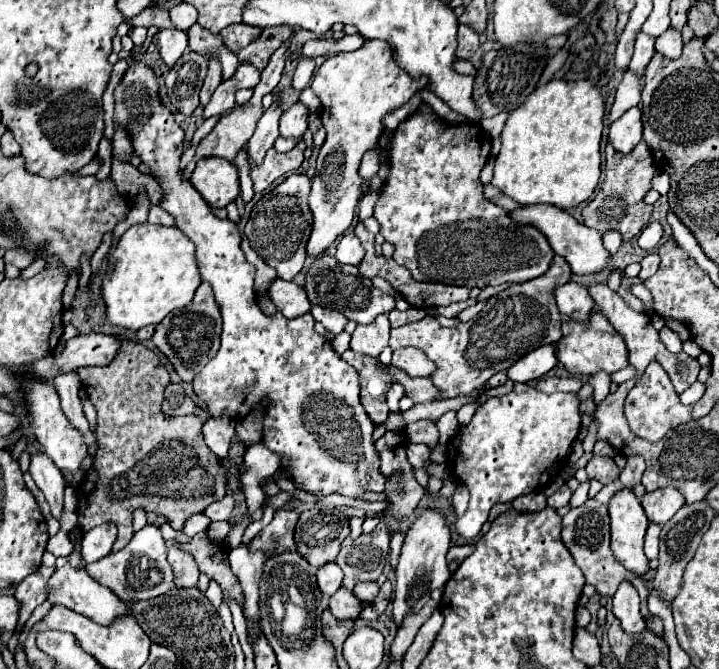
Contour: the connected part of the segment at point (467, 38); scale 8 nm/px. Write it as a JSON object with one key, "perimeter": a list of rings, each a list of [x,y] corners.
{"perimeter":[[[460,24],[458,27],[458,58],[470,58],[478,50],[478,34],[468,26]]]}

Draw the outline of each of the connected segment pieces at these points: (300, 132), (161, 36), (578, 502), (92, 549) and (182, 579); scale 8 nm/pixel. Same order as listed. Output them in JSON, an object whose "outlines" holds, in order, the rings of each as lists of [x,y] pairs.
{"outlines":[[[[300,102],[292,104],[280,118],[280,136],[282,138],[302,138],[308,130],[308,108]]],[[[176,28],[170,30],[160,30],[158,32],[158,48],[160,48],[160,56],[166,62],[168,68],[172,68],[178,58],[184,54],[188,46],[188,36],[186,32],[180,32]]],[[[588,482],[582,484],[582,486],[578,486],[578,490],[572,494],[570,506],[572,506],[572,508],[578,508],[578,506],[582,506],[586,500],[588,500]]],[[[102,524],[82,534],[82,554],[86,562],[96,562],[108,556],[112,544],[116,540],[116,526]]],[[[170,542],[168,546],[168,562],[174,570],[174,584],[178,588],[192,588],[198,584],[198,566],[190,552],[180,548],[178,542]]]]}

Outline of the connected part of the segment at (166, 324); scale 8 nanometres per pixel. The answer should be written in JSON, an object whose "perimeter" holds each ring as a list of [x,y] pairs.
{"perimeter":[[[202,282],[196,290],[192,302],[180,310],[170,312],[158,326],[152,336],[156,348],[170,360],[174,370],[184,382],[192,382],[194,376],[212,360],[220,348],[220,332],[222,332],[222,318],[220,308],[214,300],[212,288],[208,282]]]}

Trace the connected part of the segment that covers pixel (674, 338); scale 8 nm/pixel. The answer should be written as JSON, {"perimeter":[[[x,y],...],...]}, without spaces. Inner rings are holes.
{"perimeter":[[[664,326],[662,330],[659,331],[659,335],[670,352],[679,353],[682,350],[682,342],[676,332]]]}

